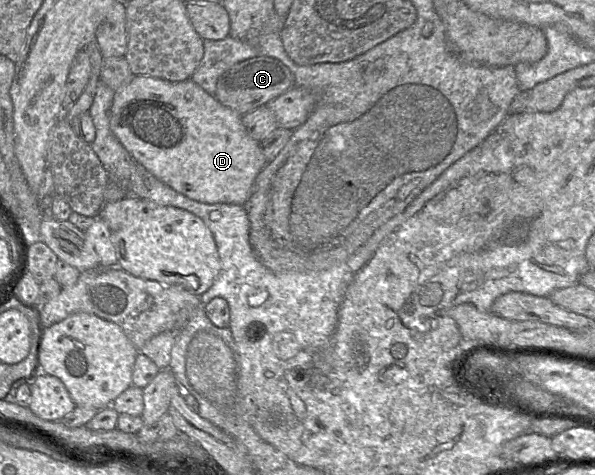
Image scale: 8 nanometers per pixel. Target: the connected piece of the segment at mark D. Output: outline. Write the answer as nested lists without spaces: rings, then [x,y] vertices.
[[[135,75],[132,80],[115,92],[110,111],[110,128],[115,137],[128,150],[128,152],[143,165],[150,173],[173,190],[203,203],[226,203],[244,205],[252,192],[258,174],[268,164],[261,148],[261,141],[253,139],[242,123],[242,115],[229,107],[222,105],[214,95],[207,93],[201,86],[188,79],[180,82],[154,78],[143,75]]]

